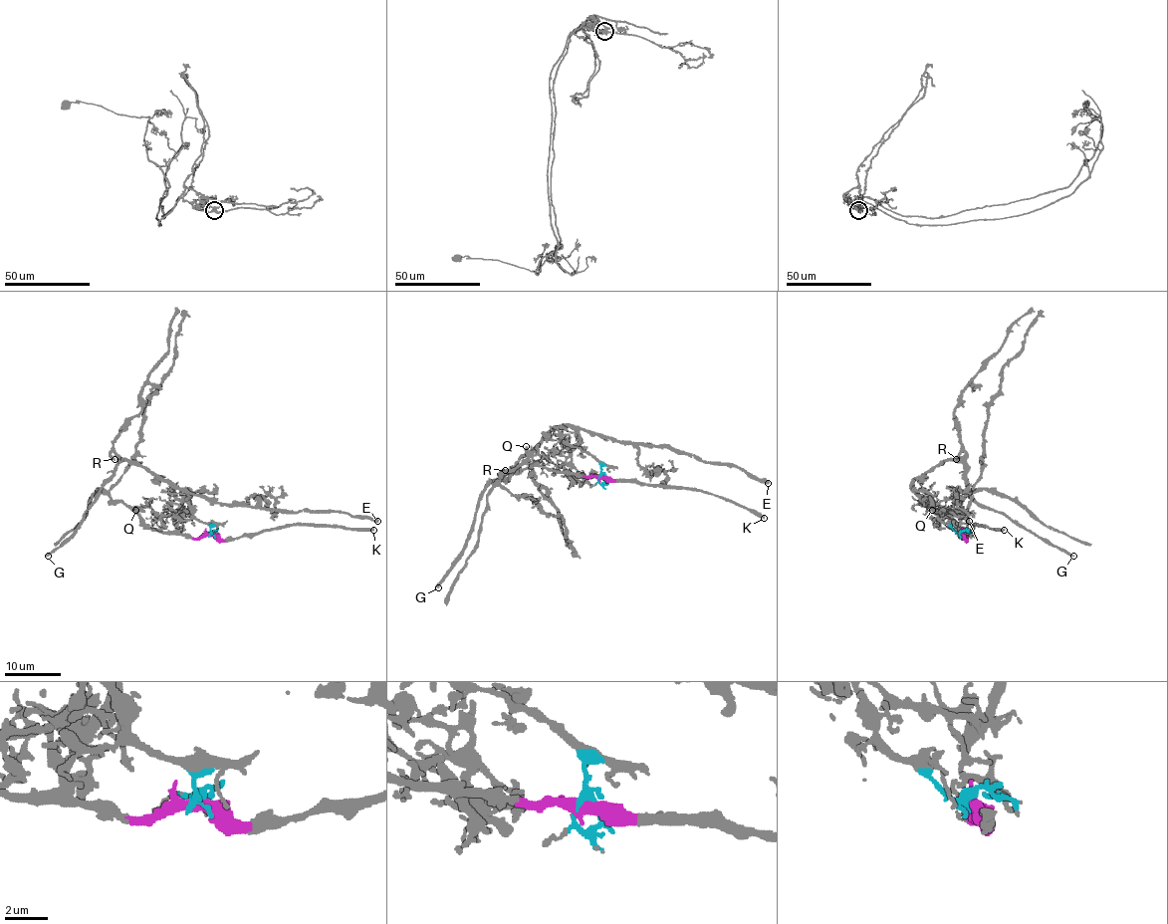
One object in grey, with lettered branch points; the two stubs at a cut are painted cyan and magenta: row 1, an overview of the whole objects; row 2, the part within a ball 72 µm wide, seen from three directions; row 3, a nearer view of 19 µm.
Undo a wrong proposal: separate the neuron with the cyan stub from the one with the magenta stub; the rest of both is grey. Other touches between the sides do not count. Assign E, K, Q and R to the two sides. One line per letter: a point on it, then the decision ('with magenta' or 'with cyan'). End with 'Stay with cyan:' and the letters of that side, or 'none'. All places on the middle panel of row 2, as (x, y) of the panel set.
E: place (768, 483); with cyan
K: place (764, 518); with magenta
Q: place (526, 446); with magenta
R: place (505, 470); with cyan
Stay with cyan: E, R

